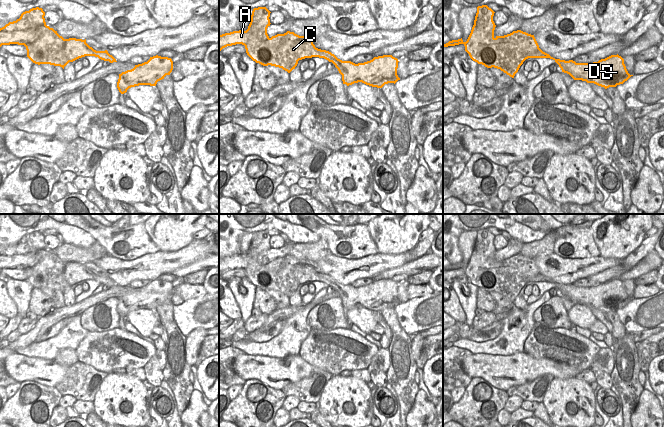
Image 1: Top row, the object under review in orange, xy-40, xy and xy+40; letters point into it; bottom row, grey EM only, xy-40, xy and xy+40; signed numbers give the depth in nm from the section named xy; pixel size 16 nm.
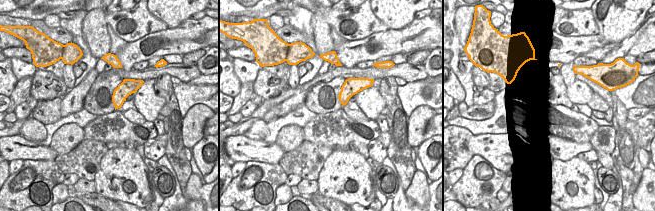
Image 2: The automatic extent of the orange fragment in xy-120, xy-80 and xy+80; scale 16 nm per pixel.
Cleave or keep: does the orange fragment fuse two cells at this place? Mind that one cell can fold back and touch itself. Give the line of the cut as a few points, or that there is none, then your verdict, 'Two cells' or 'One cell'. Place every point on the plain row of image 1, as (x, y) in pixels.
Split along xy (321, 274), (318, 280). Two cells

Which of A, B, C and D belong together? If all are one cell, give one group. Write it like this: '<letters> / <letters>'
A C / B D

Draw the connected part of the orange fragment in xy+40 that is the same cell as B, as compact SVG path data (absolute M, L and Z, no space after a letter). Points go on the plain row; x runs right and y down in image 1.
M545 276L542 282L553 283L562 296L569 298L574 304L594 307L605 313L623 308L633 300L628 297L624 283L618 278L593 287L576 287L573 284L555 283Z

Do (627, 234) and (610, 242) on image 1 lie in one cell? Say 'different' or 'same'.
same

